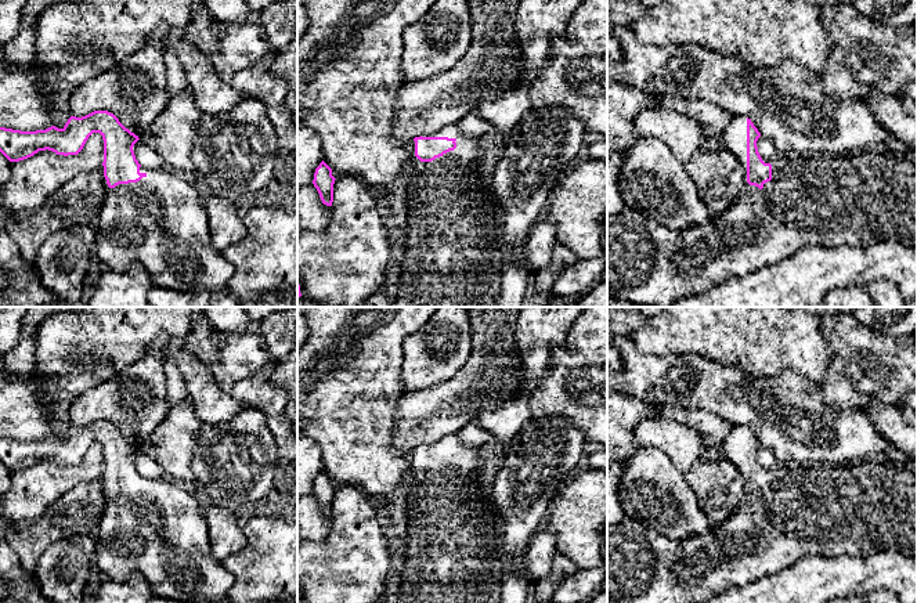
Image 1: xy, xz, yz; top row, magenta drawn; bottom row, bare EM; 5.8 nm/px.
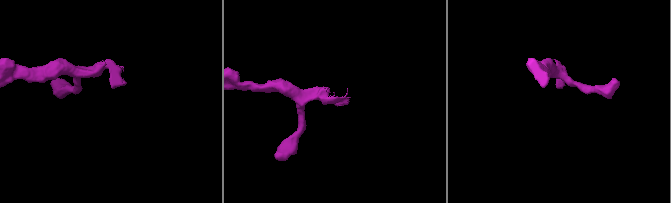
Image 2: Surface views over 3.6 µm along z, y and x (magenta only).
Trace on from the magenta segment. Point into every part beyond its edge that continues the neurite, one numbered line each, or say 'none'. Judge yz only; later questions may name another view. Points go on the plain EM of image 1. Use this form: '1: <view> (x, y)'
1: yz (860, 509)

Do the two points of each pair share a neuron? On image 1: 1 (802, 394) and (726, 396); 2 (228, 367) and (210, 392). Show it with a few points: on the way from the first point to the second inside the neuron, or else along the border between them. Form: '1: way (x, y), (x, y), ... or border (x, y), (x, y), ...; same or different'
1: way (783, 399), (746, 399); same
2: border (208, 367), (213, 381), (228, 394); different

